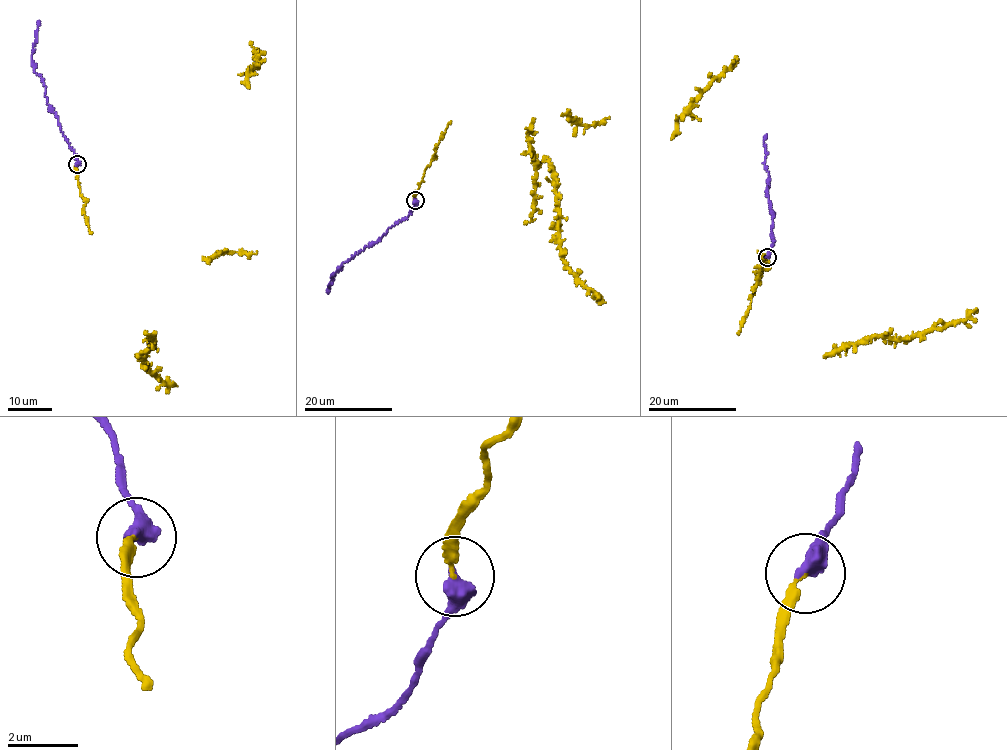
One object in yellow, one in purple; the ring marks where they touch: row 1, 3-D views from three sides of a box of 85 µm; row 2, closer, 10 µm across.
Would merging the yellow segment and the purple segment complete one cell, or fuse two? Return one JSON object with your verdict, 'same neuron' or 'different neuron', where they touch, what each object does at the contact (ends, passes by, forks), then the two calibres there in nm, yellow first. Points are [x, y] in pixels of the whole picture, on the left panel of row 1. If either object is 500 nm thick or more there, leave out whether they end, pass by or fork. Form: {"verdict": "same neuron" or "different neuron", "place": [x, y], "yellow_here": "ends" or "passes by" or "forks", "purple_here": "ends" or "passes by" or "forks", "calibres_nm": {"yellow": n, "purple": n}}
{"verdict": "same neuron", "place": [77, 164], "yellow_here": "ends", "purple_here": "ends", "calibres_nm": {"yellow": 180, "purple": 480}}

